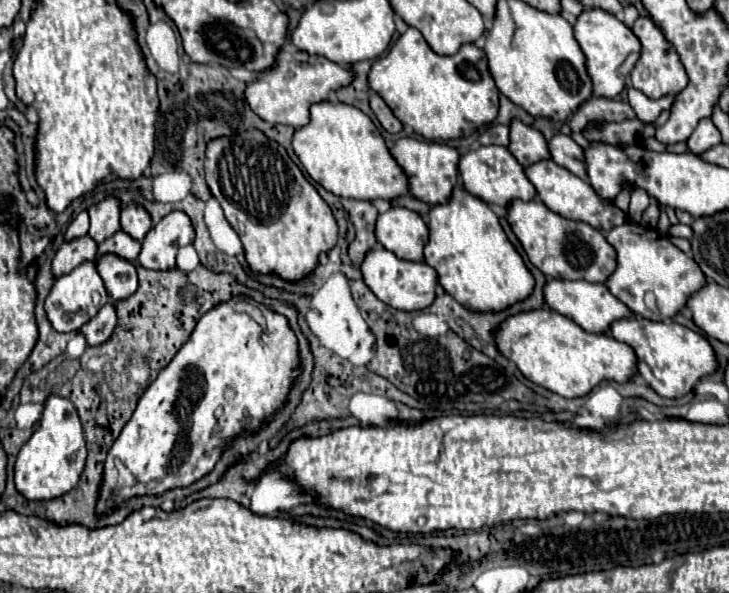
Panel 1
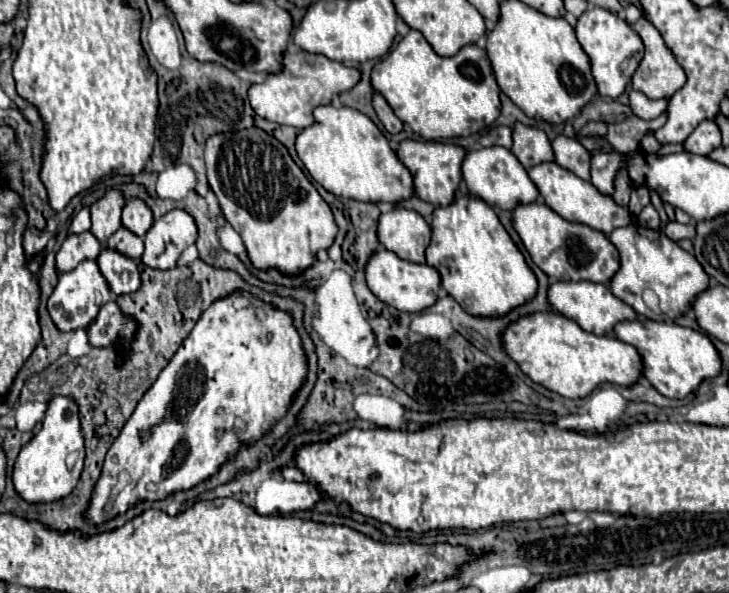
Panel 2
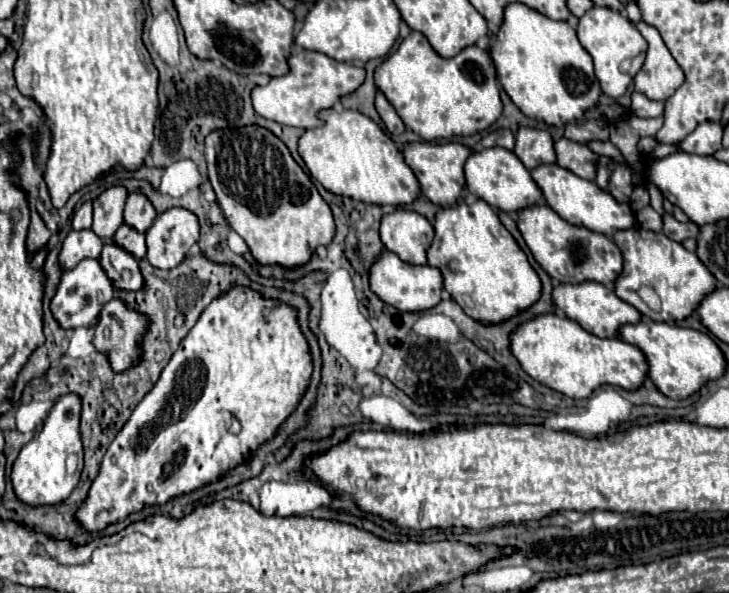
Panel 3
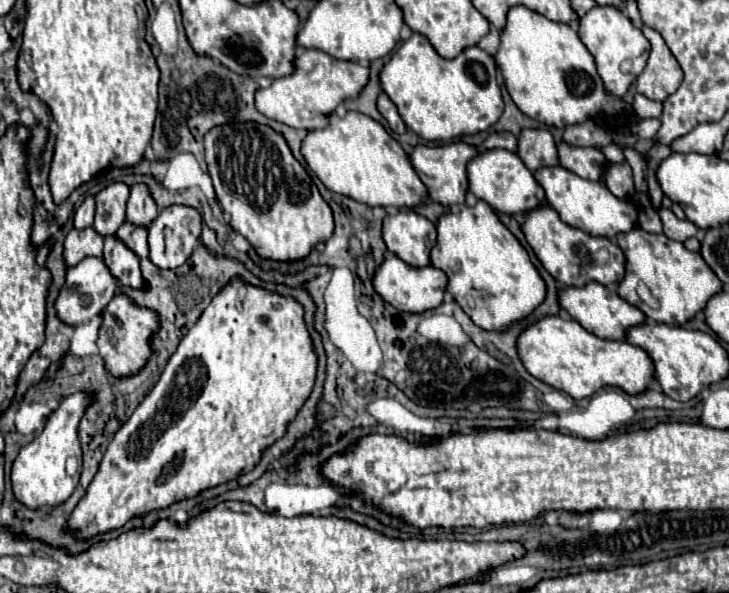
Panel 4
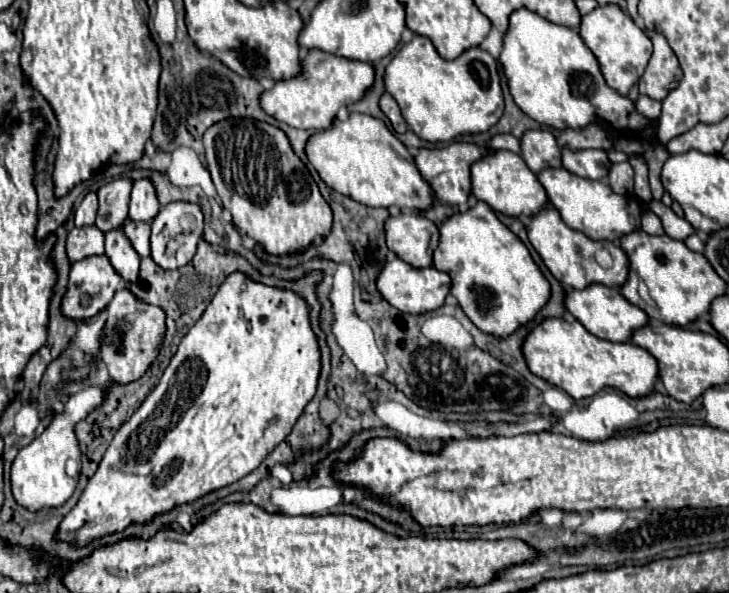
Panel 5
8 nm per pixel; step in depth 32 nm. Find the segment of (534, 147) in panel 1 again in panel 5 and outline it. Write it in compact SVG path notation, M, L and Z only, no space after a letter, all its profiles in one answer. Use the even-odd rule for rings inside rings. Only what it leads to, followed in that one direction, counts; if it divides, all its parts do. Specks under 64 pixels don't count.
M526 130L520 138L520 156L526 166L538 174L544 168L558 168L560 164L560 146L550 130Z

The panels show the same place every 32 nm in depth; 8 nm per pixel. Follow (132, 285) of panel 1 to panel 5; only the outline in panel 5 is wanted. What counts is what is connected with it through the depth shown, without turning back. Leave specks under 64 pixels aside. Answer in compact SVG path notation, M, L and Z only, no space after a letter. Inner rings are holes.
M120 228L116 232L106 234L104 254L124 282L140 284L140 256L136 256L136 250L128 244L128 240L124 240L124 236L120 236Z

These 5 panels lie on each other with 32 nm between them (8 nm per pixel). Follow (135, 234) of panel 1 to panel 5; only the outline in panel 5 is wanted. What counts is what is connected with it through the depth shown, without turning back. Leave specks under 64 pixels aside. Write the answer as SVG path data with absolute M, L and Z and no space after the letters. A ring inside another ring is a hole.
M138 180L132 186L132 196L130 196L130 210L128 218L132 222L150 222L156 218L160 210L160 204L154 194L154 186L150 180Z

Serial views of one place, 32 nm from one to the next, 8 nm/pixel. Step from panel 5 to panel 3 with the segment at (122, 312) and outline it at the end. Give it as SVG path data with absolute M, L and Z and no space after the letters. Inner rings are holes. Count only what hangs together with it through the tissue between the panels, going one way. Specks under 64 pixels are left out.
M110 300L100 310L92 344L98 350L108 352L112 368L122 372L128 364L136 362L136 356L140 356L140 348L136 348L140 332L144 332L144 320L140 320L140 314L128 312L122 300Z

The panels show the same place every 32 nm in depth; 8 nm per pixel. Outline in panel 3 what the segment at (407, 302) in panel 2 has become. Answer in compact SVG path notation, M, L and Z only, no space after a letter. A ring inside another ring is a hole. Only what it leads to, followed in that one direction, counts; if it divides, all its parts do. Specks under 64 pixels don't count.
M382 250L382 254L376 258L376 262L370 266L370 290L386 304L402 310L402 312L422 312L440 302L442 292L442 276L438 268L432 268L428 264L416 266L400 260L396 254Z

